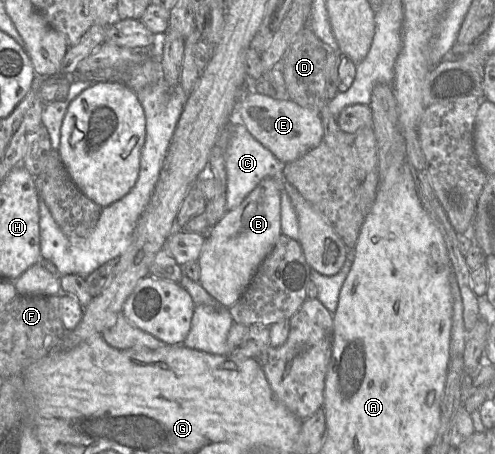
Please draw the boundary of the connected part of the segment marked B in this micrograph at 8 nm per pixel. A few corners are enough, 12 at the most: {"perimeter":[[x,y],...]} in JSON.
{"perimeter":[[265,178],[206,234],[199,283],[240,299],[281,235]]}

